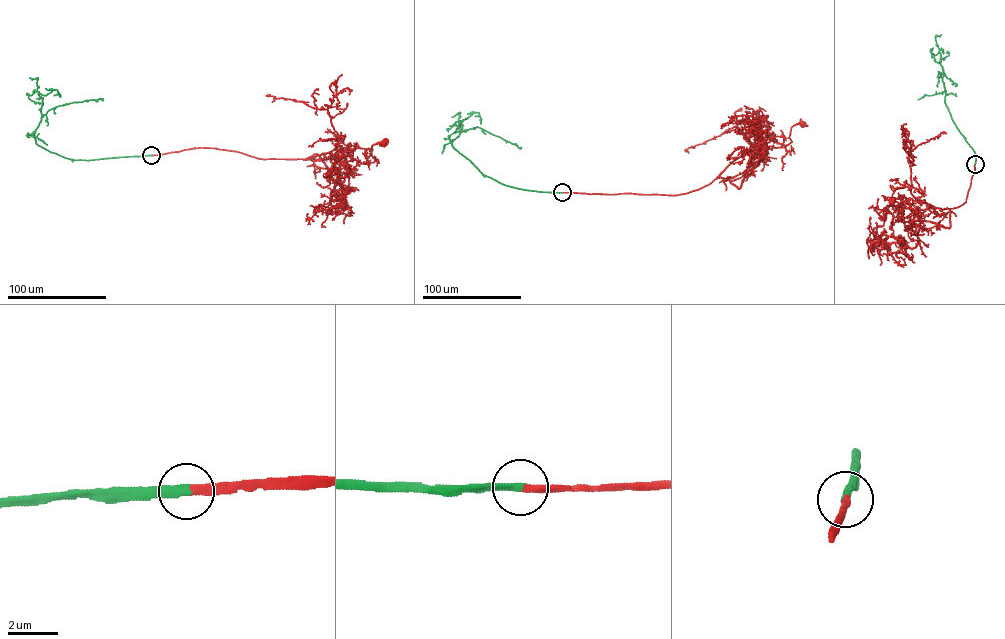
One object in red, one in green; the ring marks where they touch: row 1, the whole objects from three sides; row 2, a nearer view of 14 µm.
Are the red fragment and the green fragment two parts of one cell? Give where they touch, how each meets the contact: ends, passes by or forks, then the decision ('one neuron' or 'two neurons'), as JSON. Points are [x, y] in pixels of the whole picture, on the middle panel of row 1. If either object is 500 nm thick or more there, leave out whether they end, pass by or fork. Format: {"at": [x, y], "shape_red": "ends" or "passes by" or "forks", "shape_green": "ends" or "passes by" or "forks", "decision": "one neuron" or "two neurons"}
{"at": [562, 192], "shape_red": "ends", "shape_green": "ends", "decision": "one neuron"}

